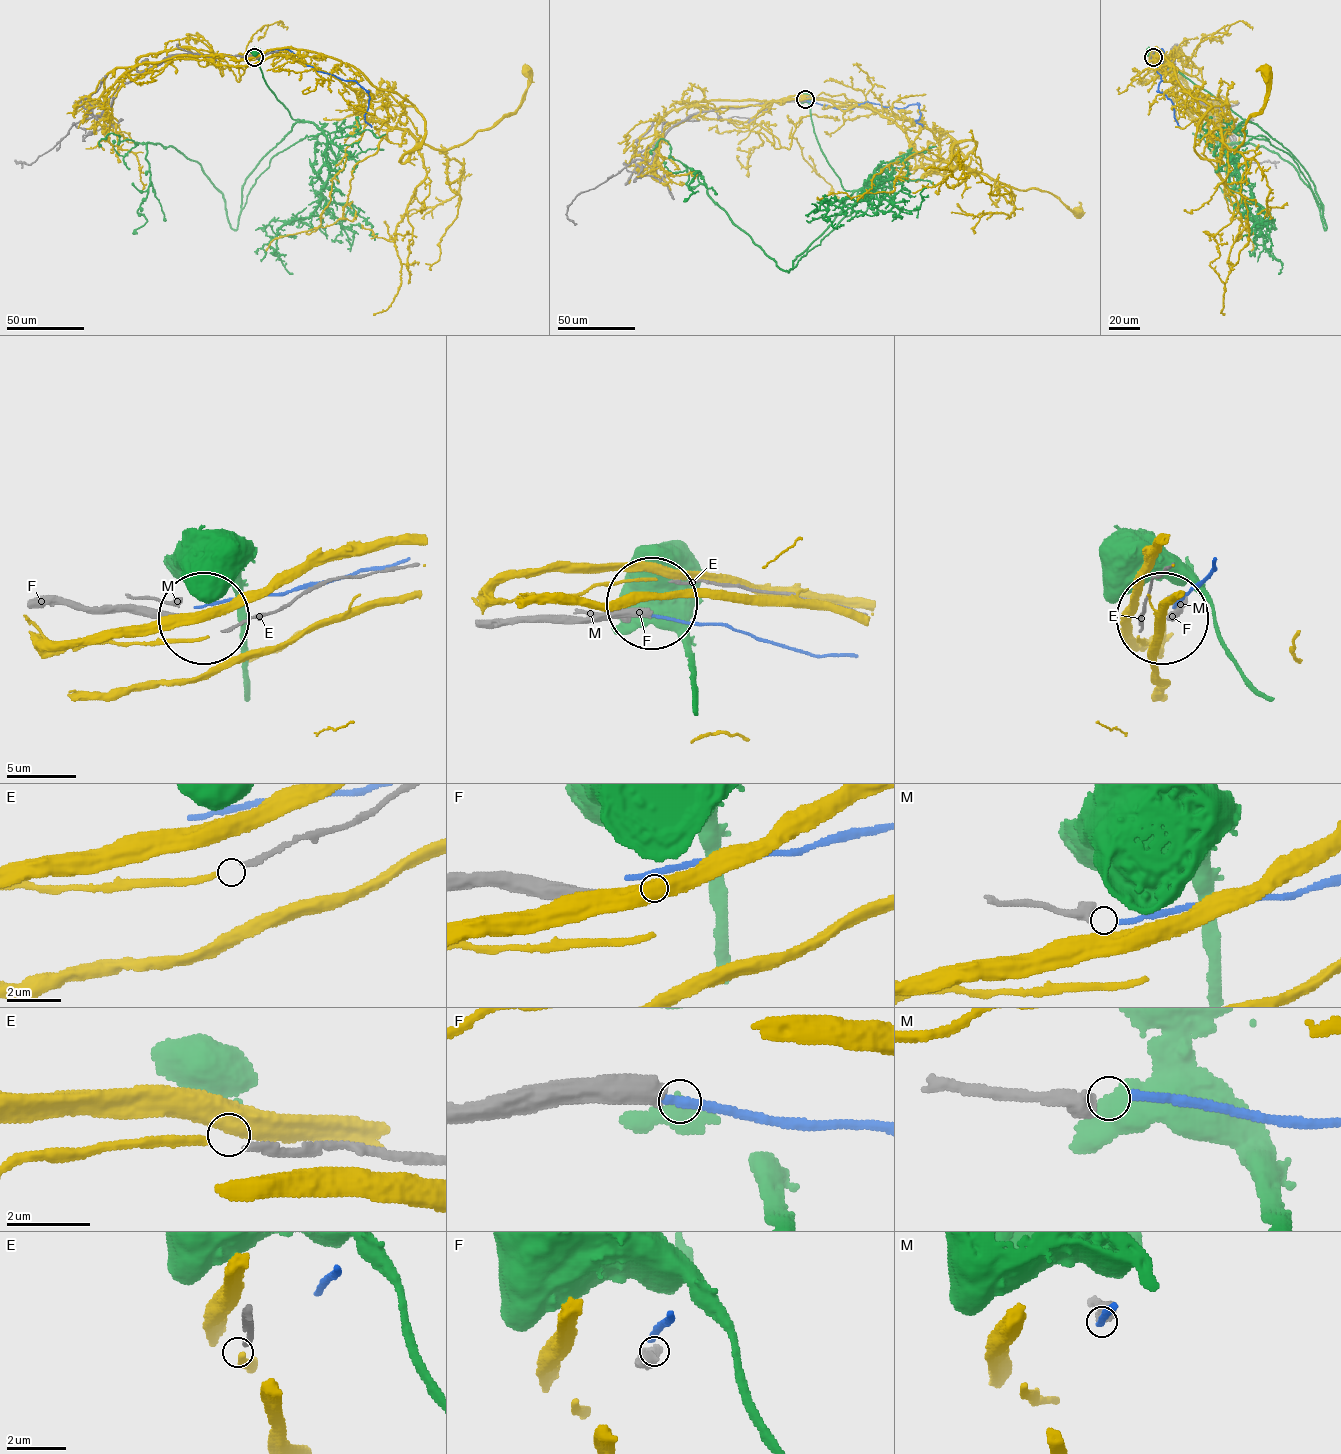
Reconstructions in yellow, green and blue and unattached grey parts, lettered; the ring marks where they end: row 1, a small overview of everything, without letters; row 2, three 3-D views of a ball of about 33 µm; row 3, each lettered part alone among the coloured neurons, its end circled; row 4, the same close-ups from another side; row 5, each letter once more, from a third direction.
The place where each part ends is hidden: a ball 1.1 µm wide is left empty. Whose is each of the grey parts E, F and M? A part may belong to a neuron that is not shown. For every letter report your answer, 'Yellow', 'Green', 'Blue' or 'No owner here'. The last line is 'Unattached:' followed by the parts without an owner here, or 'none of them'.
E: Yellow
F: No owner here
M: Blue
Unattached: F

